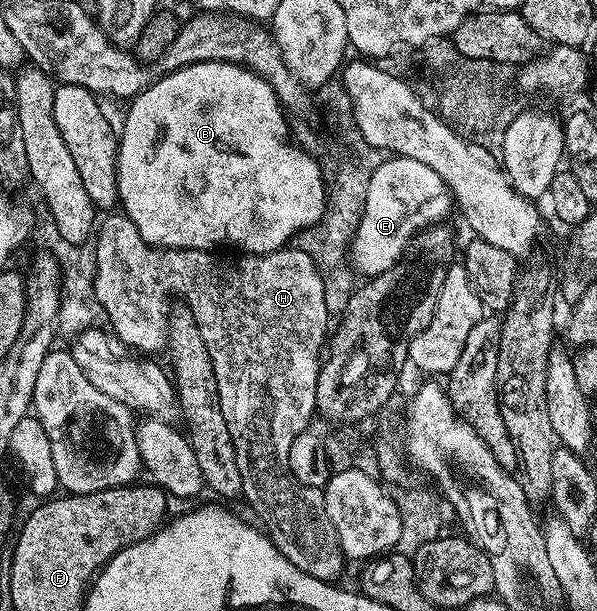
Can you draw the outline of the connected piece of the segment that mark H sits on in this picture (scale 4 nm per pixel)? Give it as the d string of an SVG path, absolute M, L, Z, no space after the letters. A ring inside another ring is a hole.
M112 211L105 217L108 218L104 222L103 220L99 222L94 233L96 275L92 289L96 293L97 306L102 310L102 313L104 308L104 313L108 316L109 323L107 322L107 324L116 340L140 355L156 355L159 349L161 352L168 344L168 315L170 312L168 300L171 297L184 297L183 304L192 310L194 323L198 325L198 331L206 343L206 351L210 351L214 379L216 380L216 400L222 411L222 419L226 419L226 427L230 427L230 439L234 443L234 451L238 455L238 471L242 471L243 500L246 499L252 504L253 511L260 516L261 522L259 521L259 524L263 526L266 533L266 528L268 528L267 536L278 547L278 551L282 551L282 555L286 555L286 559L290 559L290 563L294 563L294 567L306 571L306 575L314 575L314 579L335 582L336 576L343 571L344 565L346 566L346 558L340 546L338 535L334 531L334 523L330 523L330 515L326 515L324 491L298 483L298 479L294 479L291 471L288 470L290 443L294 443L297 435L313 424L312 417L314 418L316 413L316 384L322 364L322 350L325 348L326 338L330 333L330 318L326 311L326 291L322 283L322 275L318 271L314 259L310 259L310 255L306 251L295 247L285 247L273 253L228 255L232 257L219 257L221 255L219 252L207 249L157 249L144 242L142 235L138 235L138 227L134 227L132 220L125 217L123 212Z

